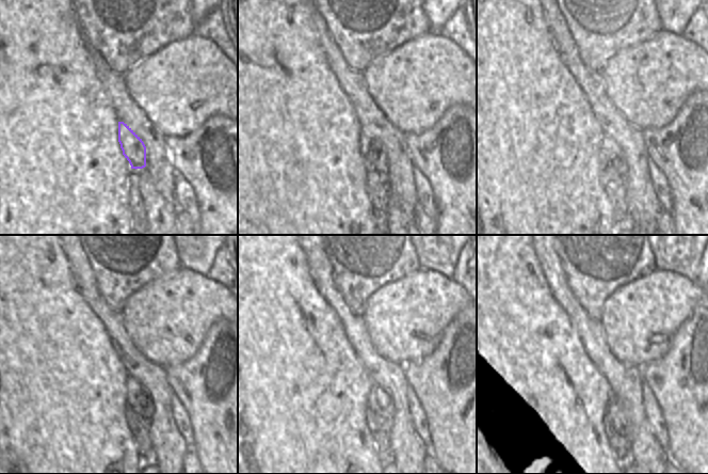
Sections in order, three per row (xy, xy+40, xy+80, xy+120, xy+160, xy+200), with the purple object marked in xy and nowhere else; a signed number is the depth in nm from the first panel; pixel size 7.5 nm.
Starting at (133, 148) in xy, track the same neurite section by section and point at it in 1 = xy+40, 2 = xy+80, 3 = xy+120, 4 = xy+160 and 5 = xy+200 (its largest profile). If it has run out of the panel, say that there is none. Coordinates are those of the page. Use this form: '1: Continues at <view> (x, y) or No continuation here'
1: Continues at xy+40 (373, 152)
2: Continues at xy+80 (612, 155)
3: Continues at xy+120 (138, 398)
4: Continues at xy+160 (380, 401)
5: Continues at xy+200 (617, 407).

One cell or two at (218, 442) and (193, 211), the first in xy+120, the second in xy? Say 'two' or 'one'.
two

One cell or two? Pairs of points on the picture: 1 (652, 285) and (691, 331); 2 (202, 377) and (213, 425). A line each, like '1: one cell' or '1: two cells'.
1: two cells
2: one cell

